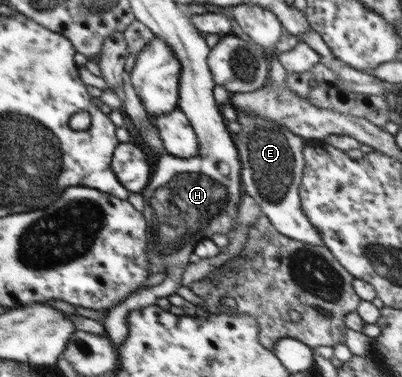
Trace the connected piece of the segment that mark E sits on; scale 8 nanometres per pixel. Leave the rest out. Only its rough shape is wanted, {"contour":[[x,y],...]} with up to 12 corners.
{"contour":[[237,112],[243,192],[280,234],[324,247],[301,207],[305,139]]}

